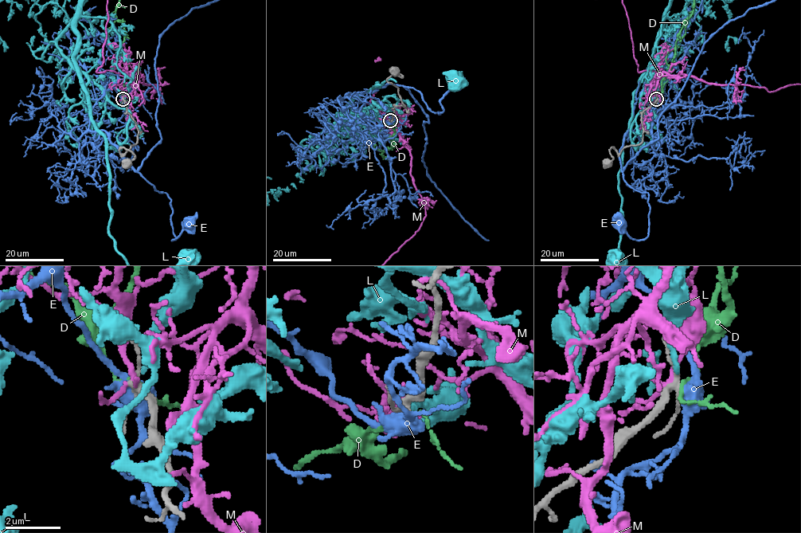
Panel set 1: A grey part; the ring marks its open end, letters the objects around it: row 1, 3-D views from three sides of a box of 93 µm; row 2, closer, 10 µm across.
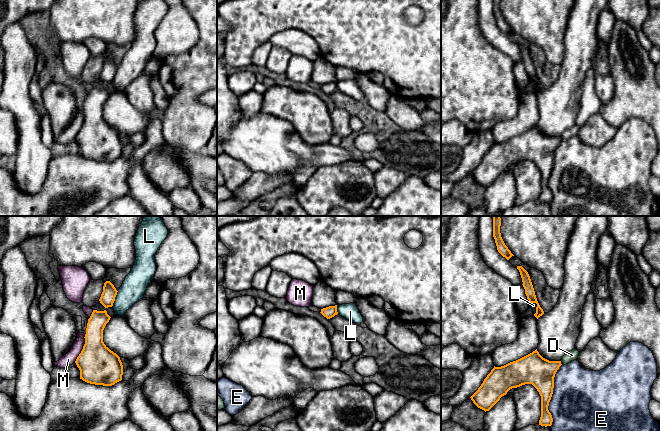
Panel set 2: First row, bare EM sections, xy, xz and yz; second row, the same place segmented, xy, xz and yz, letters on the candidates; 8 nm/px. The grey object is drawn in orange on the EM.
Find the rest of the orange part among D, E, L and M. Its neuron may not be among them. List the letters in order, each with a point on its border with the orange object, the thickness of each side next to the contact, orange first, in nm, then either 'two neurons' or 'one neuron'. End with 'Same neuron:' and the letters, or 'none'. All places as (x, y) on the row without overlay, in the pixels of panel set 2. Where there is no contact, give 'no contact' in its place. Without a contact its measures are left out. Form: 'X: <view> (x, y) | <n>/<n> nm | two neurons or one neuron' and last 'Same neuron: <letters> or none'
D: yz (560, 139) | 240/80 nm | two neurons
E: yz (551, 171) | 240/500 nm | two neurons
L: xy (114, 75) | 120/200 nm | two neurons
M: xy (83, 123) | 320/90 nm | two neurons
Same neuron: none

